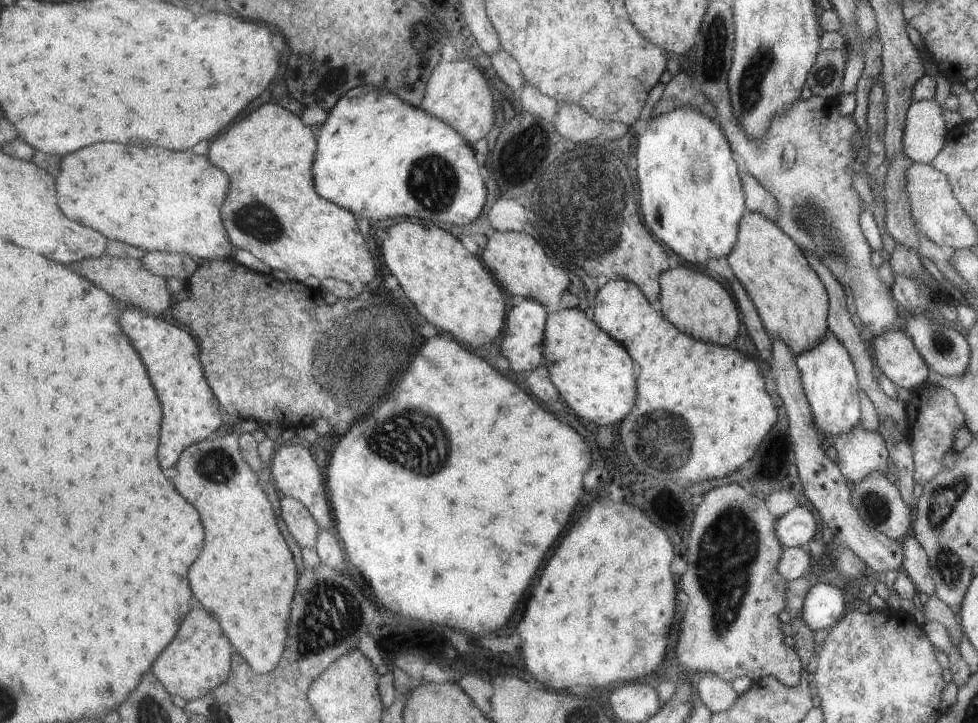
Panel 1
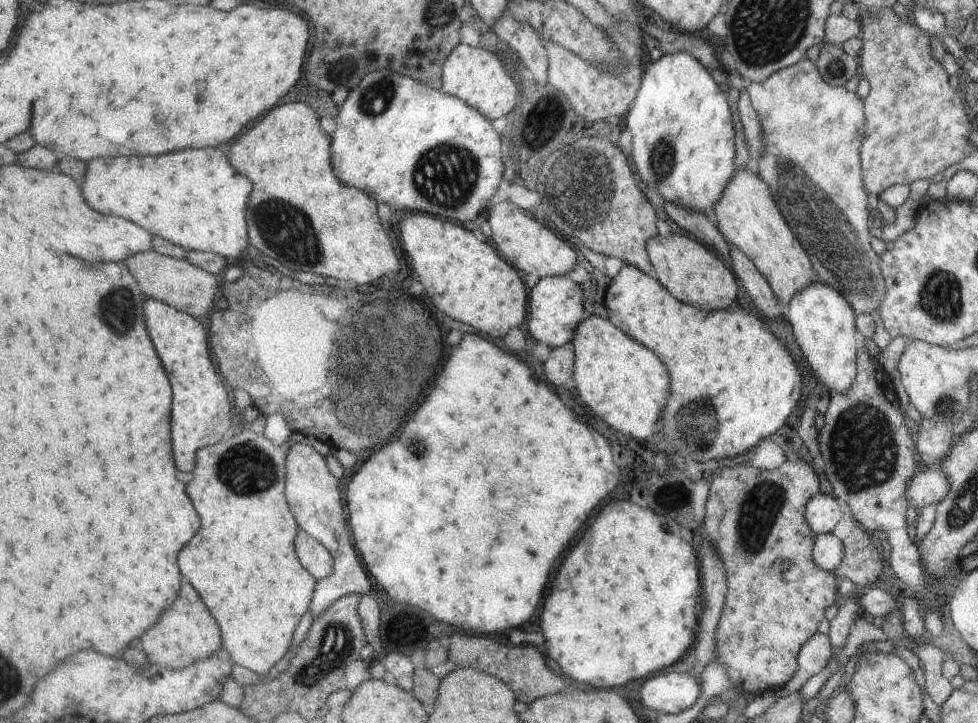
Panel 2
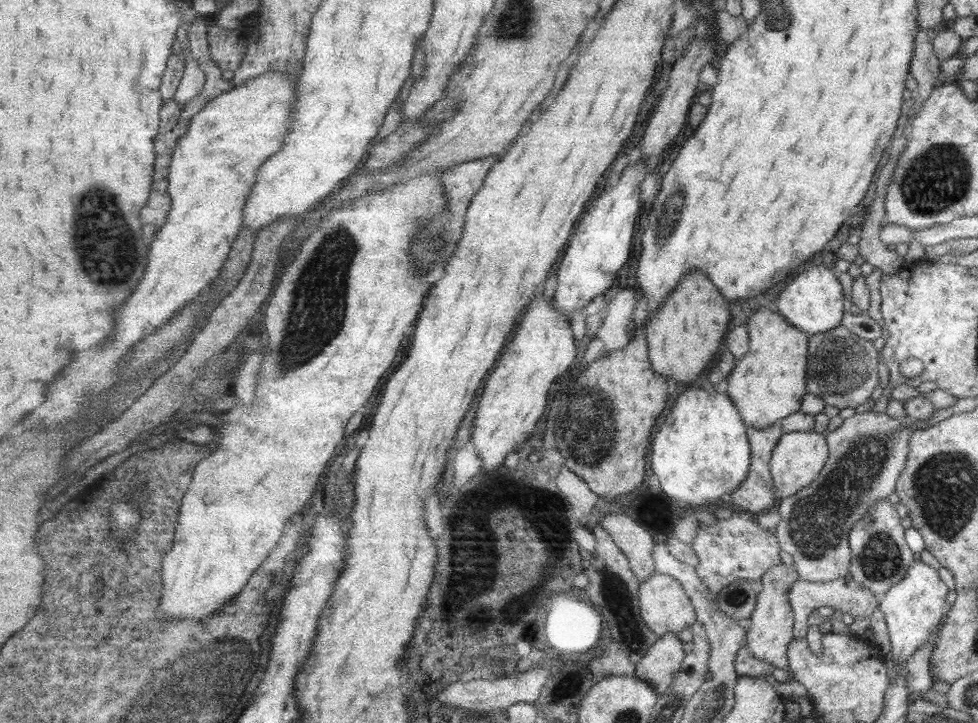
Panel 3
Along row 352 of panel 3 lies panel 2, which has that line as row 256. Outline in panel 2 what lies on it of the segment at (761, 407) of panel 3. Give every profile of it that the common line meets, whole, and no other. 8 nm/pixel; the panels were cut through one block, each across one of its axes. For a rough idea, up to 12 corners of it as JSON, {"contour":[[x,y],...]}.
{"contour":[[741,169],[717,229],[782,307],[815,281],[770,187]]}

